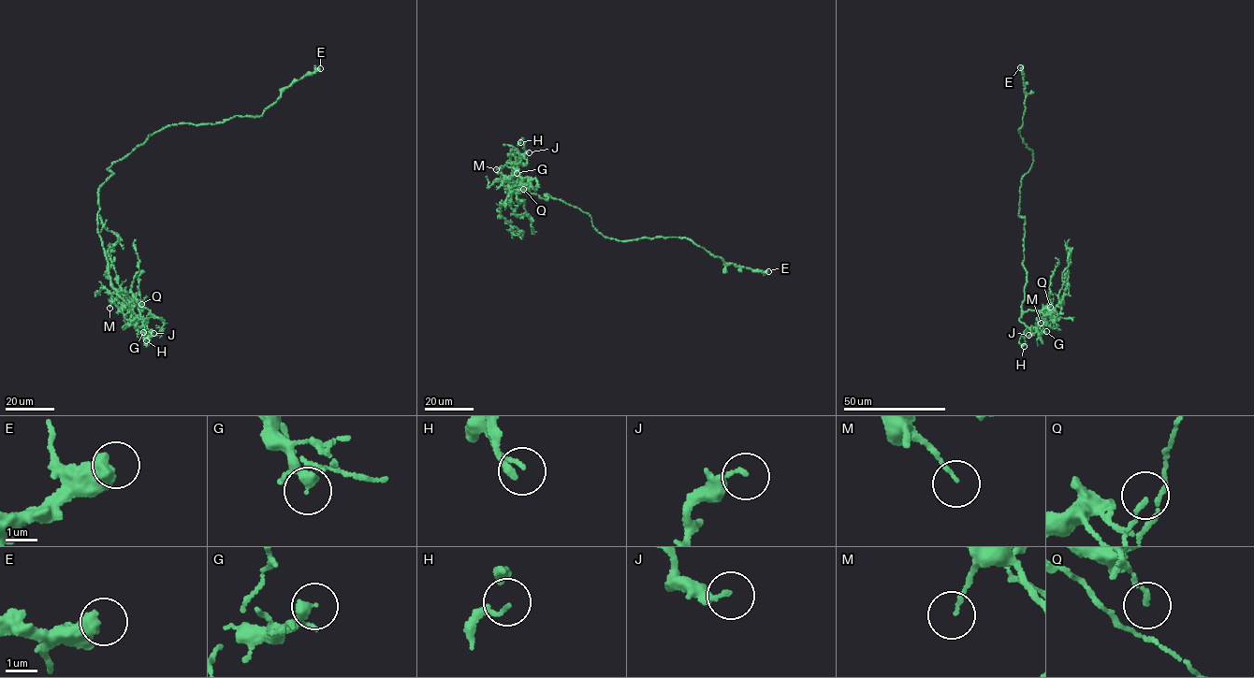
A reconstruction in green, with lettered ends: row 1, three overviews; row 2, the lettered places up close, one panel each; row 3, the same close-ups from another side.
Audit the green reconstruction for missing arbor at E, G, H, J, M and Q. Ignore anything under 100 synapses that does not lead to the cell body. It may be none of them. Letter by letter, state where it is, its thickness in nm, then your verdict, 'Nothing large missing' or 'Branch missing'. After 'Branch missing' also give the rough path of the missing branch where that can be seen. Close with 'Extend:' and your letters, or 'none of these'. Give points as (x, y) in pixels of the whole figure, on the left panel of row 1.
E: Place: (320, 68). Thickness 600 nm. Branch missing
G: Place: (143, 332). Thickness 240 nm. Nothing large missing
H: Place: (146, 340). Thickness 90 nm. Nothing large missing
J: Place: (153, 333). Thickness 190 nm. Nothing large missing
M: Place: (109, 308). Thickness 110 nm. Nothing large missing
Q: Place: (141, 304). Thickness 130 nm. Nothing large missing
Extend: E

